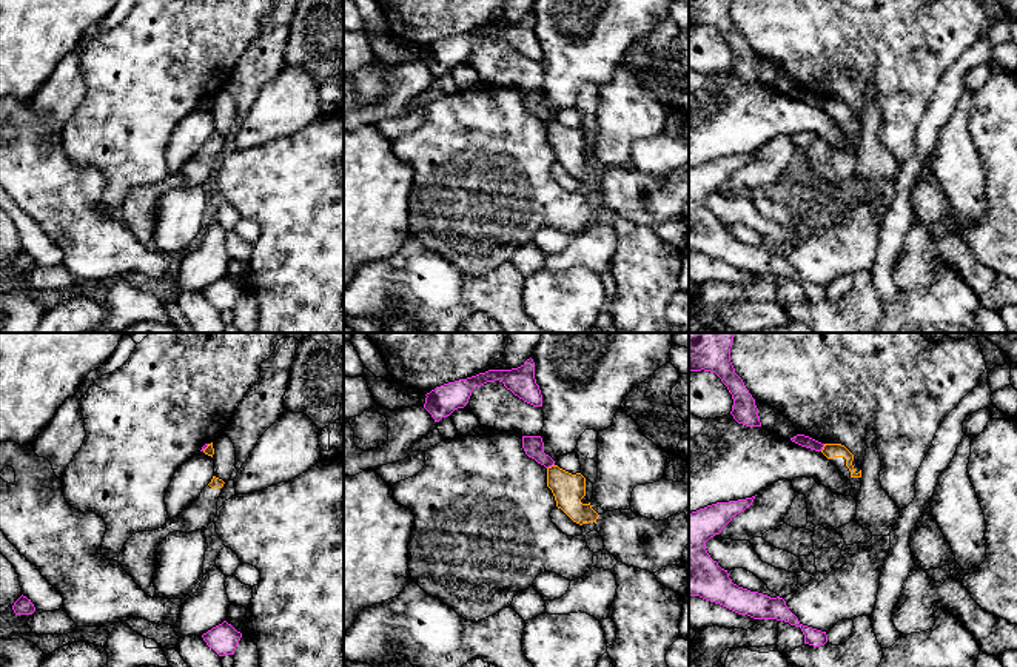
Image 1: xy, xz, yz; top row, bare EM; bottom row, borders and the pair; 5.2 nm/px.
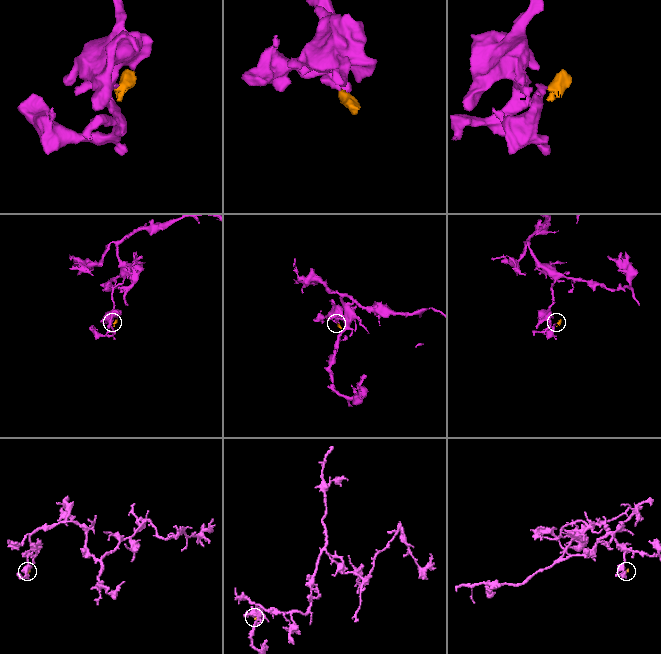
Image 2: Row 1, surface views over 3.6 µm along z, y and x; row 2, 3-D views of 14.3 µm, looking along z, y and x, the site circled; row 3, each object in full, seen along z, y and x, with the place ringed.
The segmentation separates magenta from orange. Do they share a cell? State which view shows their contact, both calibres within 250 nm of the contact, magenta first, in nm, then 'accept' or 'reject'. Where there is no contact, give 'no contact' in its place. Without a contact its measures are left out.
meets magenta in xz; 110 nm thick on the magenta side, 160 nm on the other; reject

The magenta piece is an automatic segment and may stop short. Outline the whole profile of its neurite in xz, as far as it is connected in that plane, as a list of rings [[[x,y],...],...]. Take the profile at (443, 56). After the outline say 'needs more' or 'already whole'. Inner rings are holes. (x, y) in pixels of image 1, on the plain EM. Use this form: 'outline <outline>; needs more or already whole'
outline [[[527,14],[521,22],[512,25],[488,25],[476,31],[459,34],[436,42],[425,51],[424,63],[435,77],[450,71],[455,65],[464,63],[476,42],[499,35],[507,45],[533,62],[542,62],[542,49],[535,34],[535,17]]]; already whole

